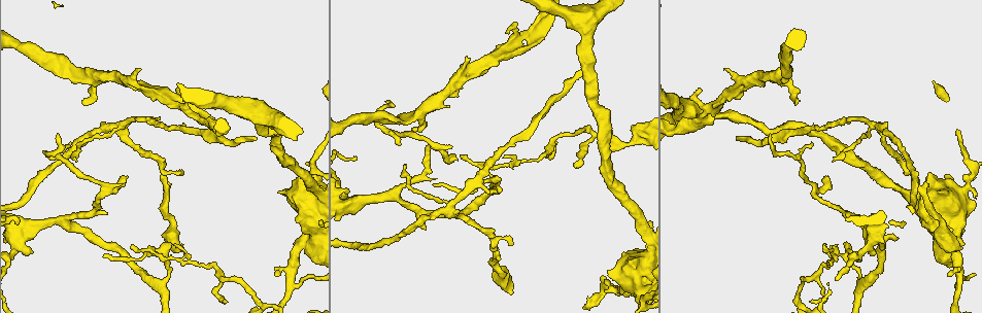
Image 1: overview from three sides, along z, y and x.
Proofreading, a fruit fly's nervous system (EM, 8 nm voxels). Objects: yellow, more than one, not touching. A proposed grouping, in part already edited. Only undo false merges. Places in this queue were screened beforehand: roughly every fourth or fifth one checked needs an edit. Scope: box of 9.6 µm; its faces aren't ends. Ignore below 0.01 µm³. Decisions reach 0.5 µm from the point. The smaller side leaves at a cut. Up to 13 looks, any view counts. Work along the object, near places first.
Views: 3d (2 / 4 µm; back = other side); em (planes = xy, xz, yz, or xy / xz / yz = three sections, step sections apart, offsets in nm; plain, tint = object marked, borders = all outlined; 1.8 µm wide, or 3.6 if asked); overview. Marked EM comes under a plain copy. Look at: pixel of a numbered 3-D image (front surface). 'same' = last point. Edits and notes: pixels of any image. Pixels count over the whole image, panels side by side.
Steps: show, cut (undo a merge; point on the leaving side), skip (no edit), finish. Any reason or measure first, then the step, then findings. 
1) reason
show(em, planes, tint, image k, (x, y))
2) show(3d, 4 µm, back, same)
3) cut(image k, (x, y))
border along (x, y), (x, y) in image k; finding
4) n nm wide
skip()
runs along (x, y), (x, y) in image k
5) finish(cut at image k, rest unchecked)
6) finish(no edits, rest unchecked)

two arms at a narrow angle
show(em, planes, tint, image 1, (724, 95))

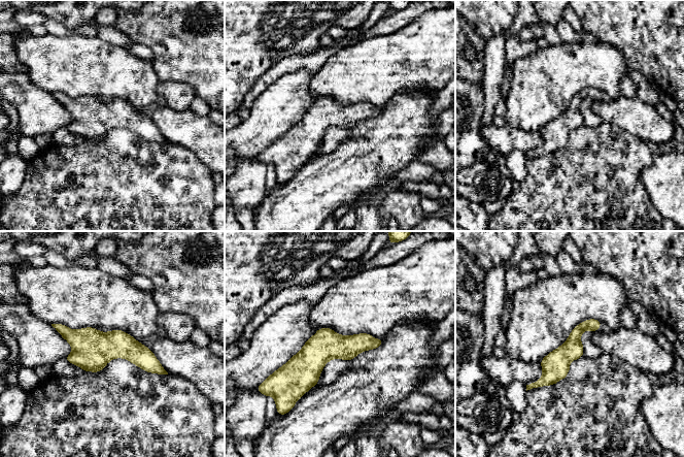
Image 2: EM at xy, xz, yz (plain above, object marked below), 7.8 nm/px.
190 nm wide
skip()
runs along (57, 326), (162, 371) in image 2; continuous, no second cell

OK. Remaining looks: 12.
three arms meet
show(3d, 2 µm, back, image 1, (815, 190))

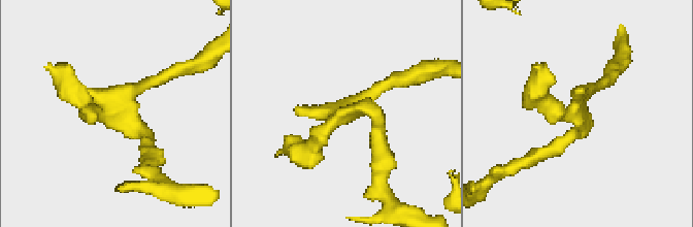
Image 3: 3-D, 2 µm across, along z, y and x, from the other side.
3 arms
show(em, planes, tint, image 3, (355, 111))

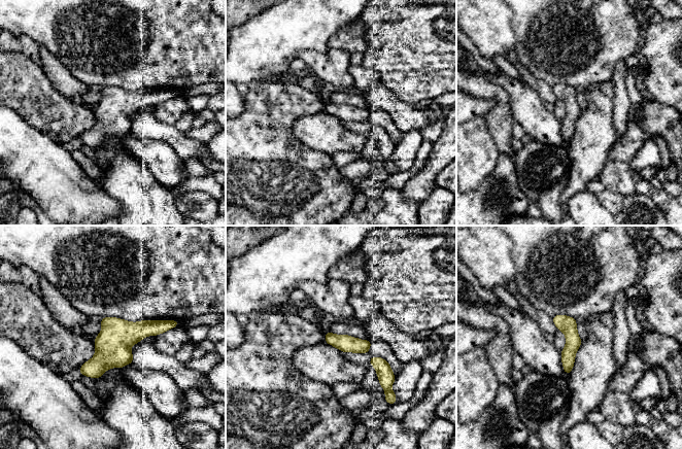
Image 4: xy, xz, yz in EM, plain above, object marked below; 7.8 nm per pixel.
140 nm wide
skip()
runs along (170, 325), (130, 333), (83, 372) in image 4; all the same cell

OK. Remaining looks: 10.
four-way junction
show(3d, 2 µm, image 1, (448, 214))

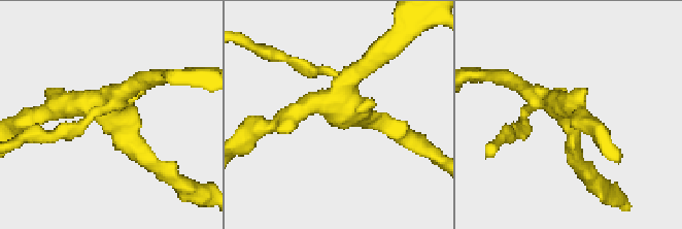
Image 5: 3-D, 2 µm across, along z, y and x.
4 arms
show(em, planes, borders, image 5, (116, 120))

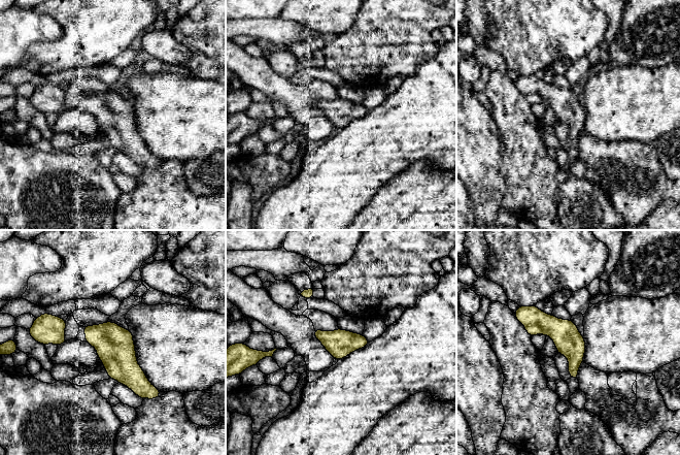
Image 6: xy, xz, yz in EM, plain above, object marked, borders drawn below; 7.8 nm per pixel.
cut(image 6, (531, 329))
border along (525, 325), (538, 325), (545, 333) in image 6; a second cell is stuck on

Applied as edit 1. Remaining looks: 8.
show(overview)

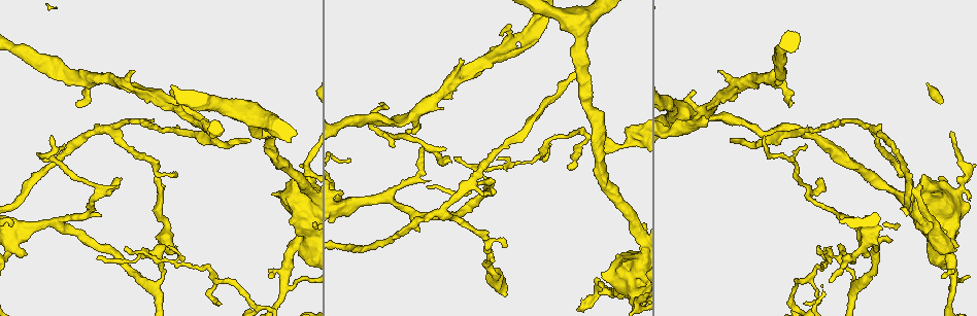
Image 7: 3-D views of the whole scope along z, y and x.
show(3d, 2 µm, image 7, (284, 285))

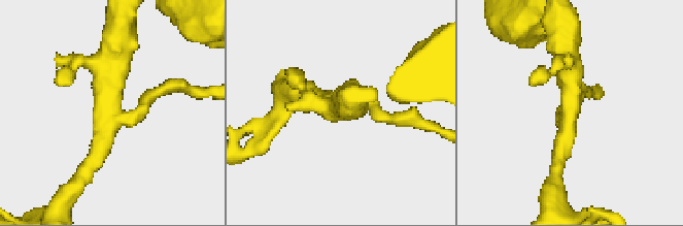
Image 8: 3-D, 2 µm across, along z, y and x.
now the EM
show(em, planes, tint, image 8, (111, 113))

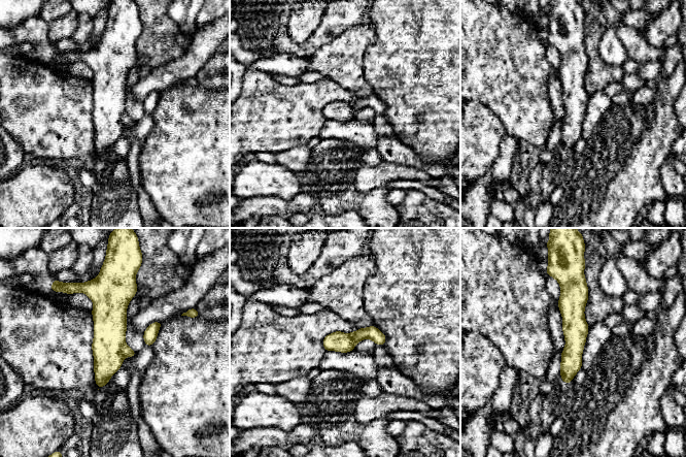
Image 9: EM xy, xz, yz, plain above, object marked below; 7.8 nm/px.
cut(image 9, (126, 350))
two cells meet here

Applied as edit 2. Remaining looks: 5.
redraw
show(overview)

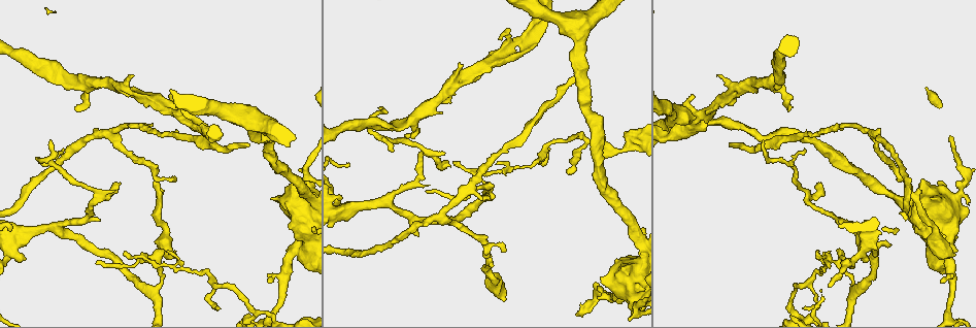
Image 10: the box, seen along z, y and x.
three arms meet
show(em, planes, tint, image 10, (793, 311))

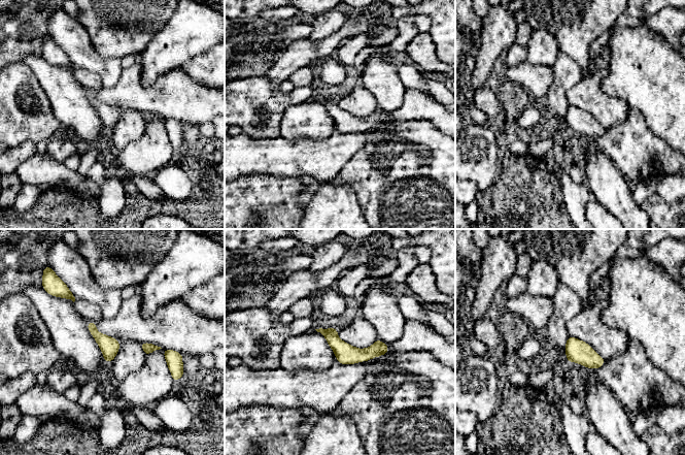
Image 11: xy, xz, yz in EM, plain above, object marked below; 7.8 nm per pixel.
150 nm wide
skip()
continuous, no second cell

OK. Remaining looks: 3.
finish(cut at image 6, cut at image 9, rest unchecked)

